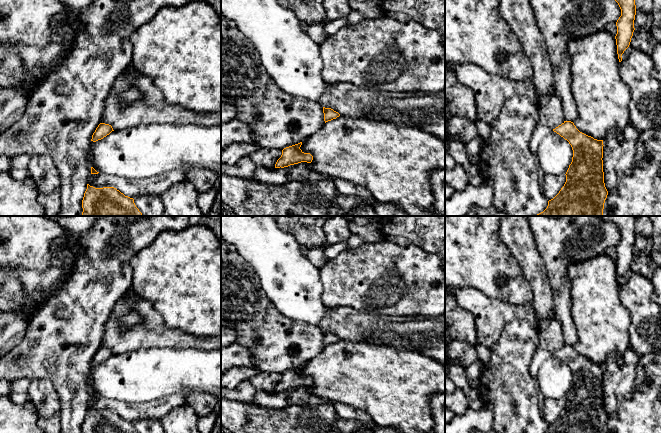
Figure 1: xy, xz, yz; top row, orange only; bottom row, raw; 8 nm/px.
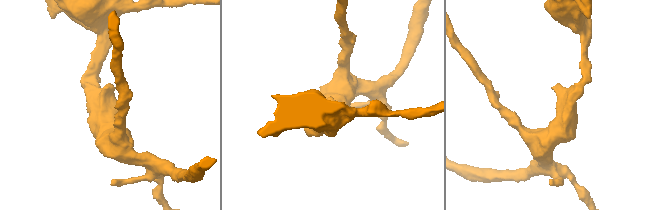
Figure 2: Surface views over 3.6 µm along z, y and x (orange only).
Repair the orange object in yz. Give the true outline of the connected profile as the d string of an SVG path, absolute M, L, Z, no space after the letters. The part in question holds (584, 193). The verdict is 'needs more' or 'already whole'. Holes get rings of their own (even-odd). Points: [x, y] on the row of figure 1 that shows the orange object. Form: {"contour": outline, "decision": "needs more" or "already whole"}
{"contour": "M564 121L553 131L571 145L572 162L564 186L548 201L547 208L535 216L603 216L608 195L604 183L603 140L580 132L571 121Z", "decision": "already whole"}

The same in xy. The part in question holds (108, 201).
{"contour": "M87 184L82 216L143 216L134 199L114 187L95 188Z", "decision": "already whole"}

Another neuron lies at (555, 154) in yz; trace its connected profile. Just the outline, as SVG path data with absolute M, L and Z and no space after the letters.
M553 130L546 134L538 148L537 163L544 174L566 174L573 150L567 140Z

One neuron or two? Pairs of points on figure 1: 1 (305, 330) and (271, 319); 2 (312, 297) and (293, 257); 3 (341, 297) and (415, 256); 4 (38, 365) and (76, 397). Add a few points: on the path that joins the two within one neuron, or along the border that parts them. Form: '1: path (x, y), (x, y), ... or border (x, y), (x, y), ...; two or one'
1: path (297, 330), (281, 329), (279, 327); one
2: path (306, 287), (293, 274), (293, 267); one
3: path (359, 279), (373, 278), (391, 260), (397, 260); one
4: path (47, 368), (67, 388); one

